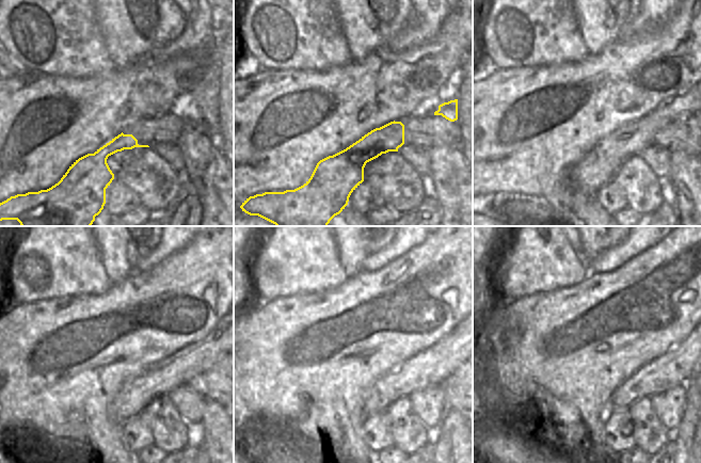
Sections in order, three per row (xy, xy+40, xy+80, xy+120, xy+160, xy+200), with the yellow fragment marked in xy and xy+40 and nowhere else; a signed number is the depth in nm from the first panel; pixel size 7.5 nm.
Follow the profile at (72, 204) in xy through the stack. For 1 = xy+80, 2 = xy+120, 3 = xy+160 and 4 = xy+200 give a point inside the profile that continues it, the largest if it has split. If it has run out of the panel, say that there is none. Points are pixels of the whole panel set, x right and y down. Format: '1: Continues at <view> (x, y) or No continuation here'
1: Continues at xy+80 (599, 166)
2: Continues at xy+120 (160, 378)
3: Continues at xy+160 (432, 366)
4: Continues at xy+200 (676, 366).

